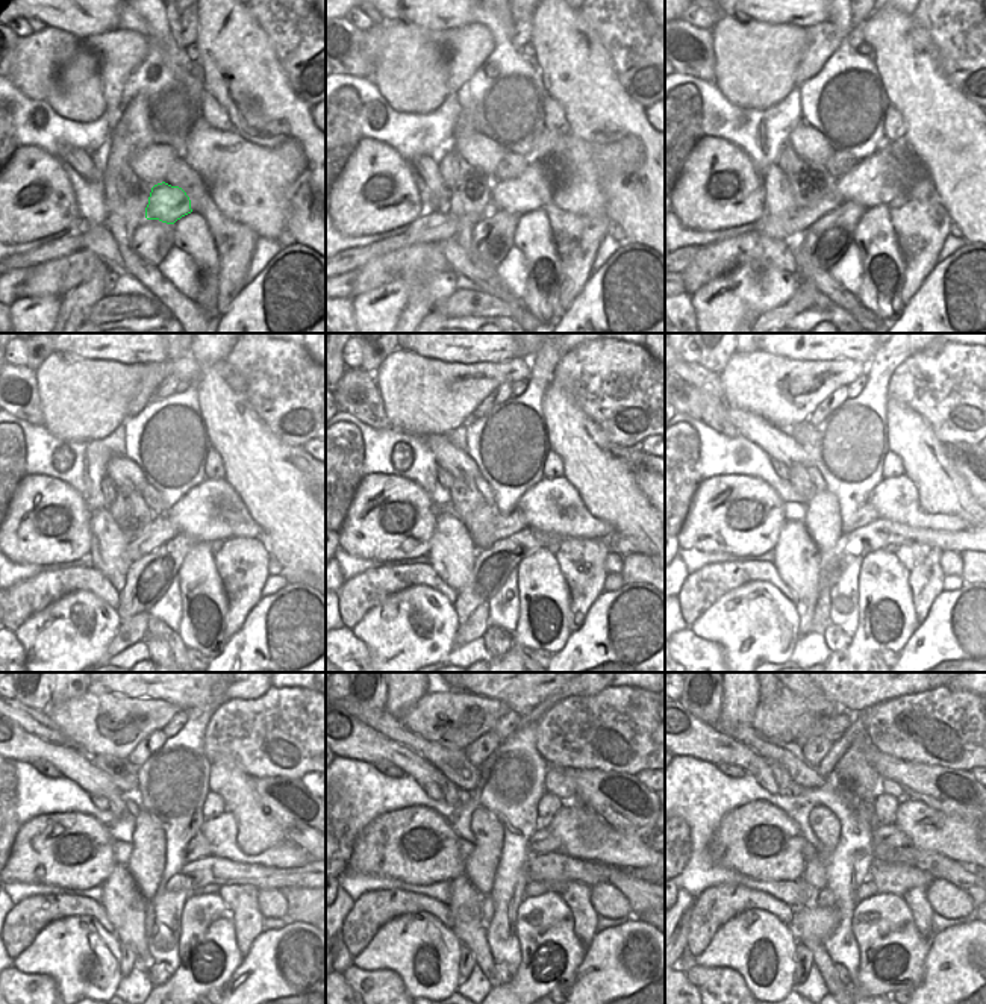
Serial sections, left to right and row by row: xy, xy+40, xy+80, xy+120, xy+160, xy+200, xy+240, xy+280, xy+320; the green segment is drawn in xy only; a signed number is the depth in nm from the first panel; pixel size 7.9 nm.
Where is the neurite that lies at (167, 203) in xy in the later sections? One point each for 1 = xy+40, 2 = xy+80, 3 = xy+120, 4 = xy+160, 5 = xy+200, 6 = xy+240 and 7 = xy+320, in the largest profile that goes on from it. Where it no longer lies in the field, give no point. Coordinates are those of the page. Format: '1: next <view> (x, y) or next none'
1: next xy+40 (532, 190)
2: next xy+80 (886, 174)
3: next xy+120 (206, 514)
4: next xy+160 (559, 509)
5: next xy+200 (900, 505)
6: next xy+240 (223, 842)
7: next xy+320 (971, 853)

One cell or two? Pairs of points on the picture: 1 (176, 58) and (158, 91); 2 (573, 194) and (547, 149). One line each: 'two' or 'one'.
1: two
2: one

